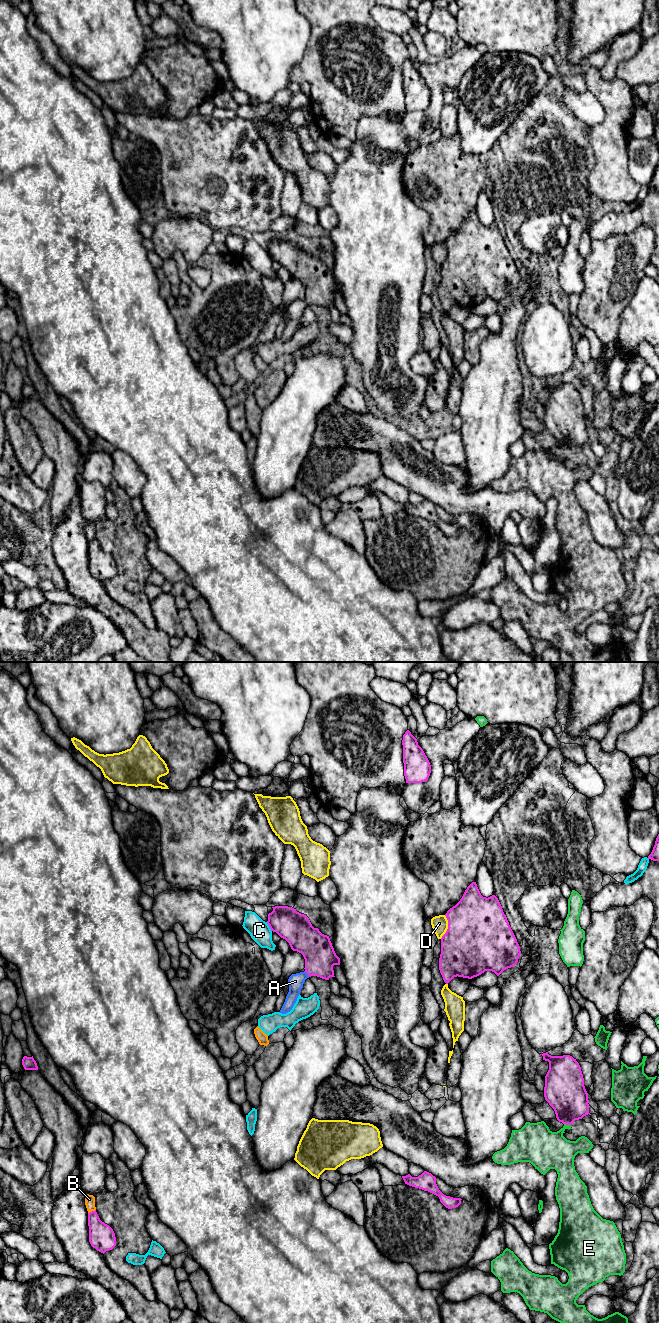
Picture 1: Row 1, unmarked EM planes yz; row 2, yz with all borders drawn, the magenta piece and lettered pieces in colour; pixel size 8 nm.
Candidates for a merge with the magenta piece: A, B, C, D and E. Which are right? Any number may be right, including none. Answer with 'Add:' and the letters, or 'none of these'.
Add: A

